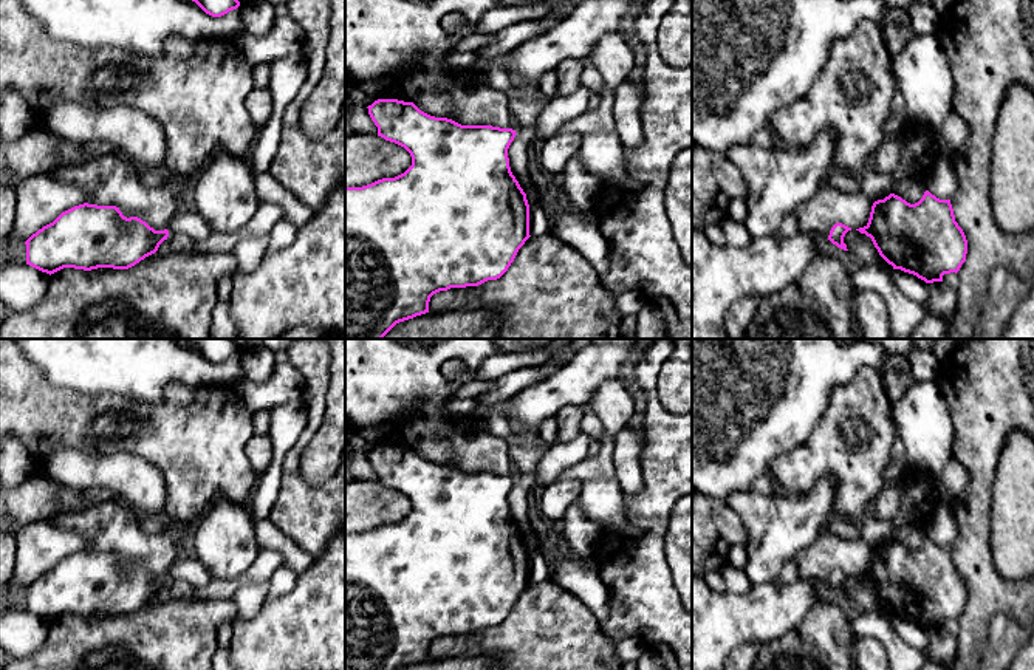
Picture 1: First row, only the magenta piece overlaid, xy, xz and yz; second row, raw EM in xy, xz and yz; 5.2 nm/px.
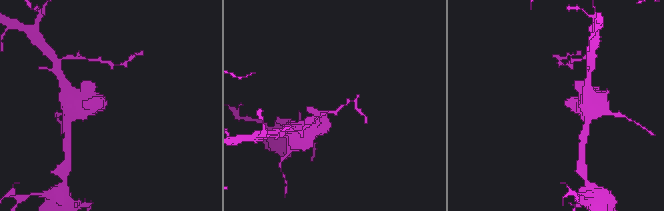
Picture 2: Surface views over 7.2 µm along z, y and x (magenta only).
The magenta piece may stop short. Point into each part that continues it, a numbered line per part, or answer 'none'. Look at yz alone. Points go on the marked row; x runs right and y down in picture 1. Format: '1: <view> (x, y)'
none

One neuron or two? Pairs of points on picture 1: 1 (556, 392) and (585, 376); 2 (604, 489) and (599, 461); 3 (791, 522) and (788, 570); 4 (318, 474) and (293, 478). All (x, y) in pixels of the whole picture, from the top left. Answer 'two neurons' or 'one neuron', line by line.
1: one neuron
2: two neurons
3: two neurons
4: two neurons

